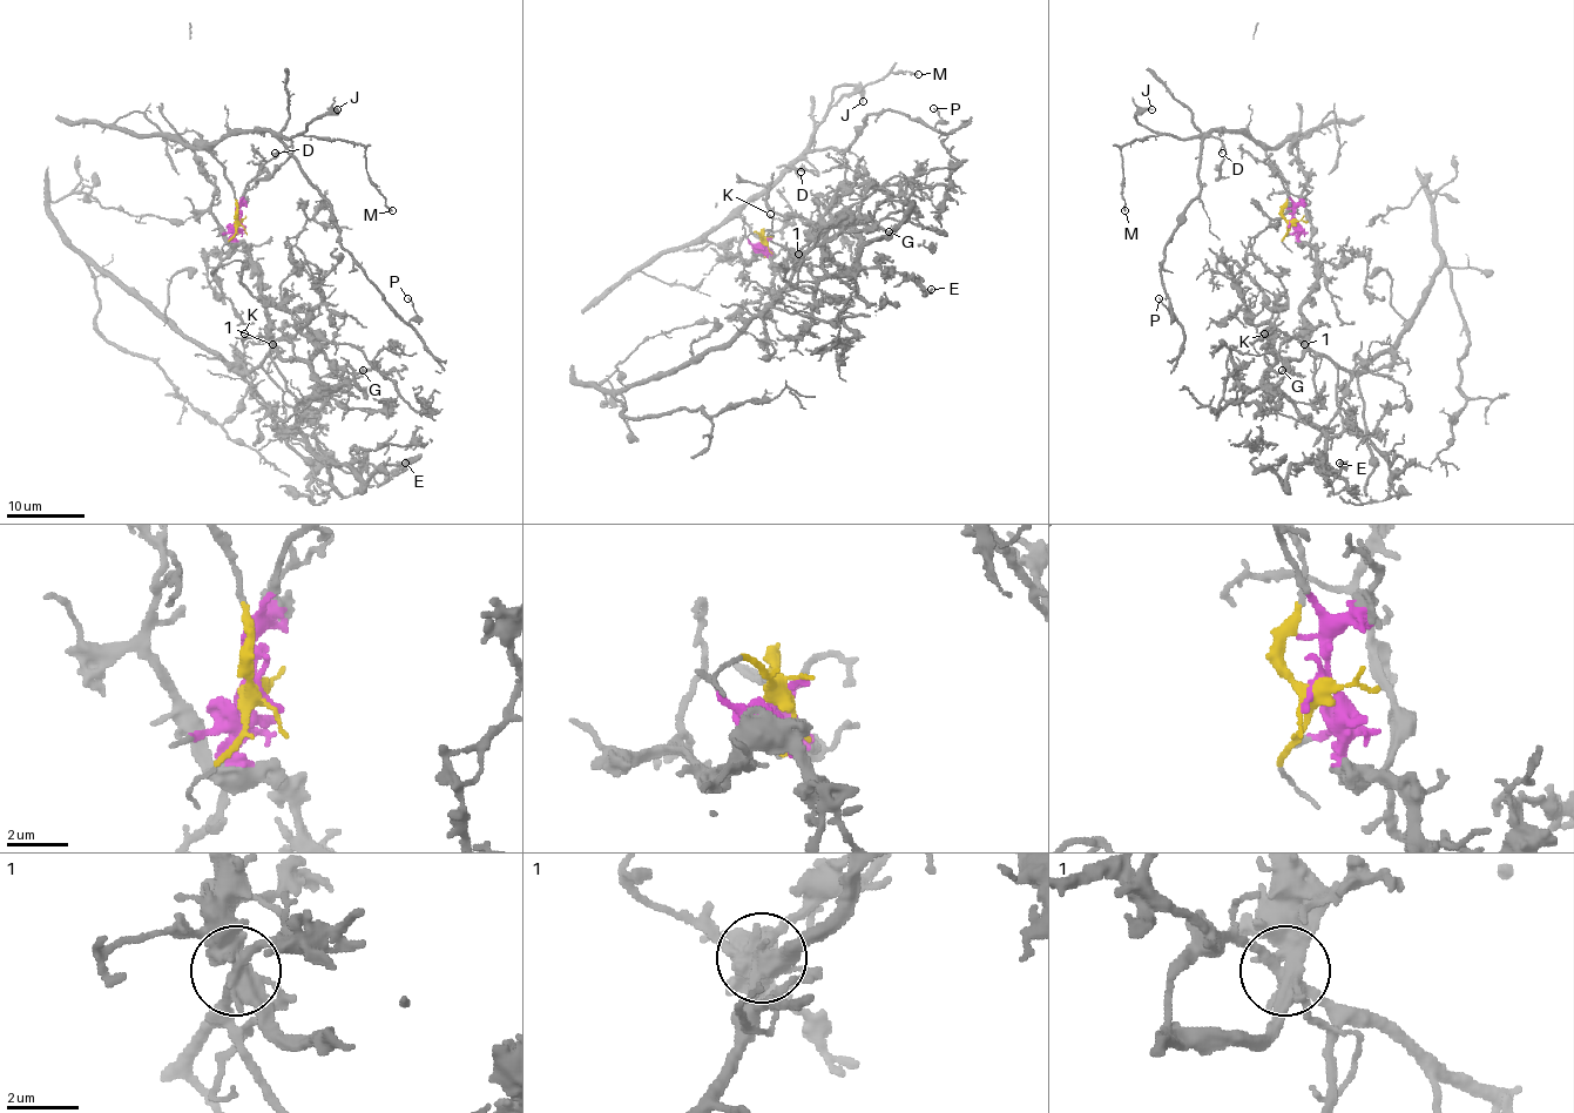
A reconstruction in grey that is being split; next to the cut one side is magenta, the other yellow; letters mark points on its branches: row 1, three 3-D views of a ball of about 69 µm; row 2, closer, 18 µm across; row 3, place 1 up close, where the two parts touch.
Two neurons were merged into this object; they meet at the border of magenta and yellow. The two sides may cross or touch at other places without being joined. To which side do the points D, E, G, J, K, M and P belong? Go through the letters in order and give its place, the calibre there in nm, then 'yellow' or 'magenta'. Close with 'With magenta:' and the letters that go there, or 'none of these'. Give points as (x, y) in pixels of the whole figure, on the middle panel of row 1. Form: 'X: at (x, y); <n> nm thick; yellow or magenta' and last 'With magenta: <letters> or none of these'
D: at (801, 171); 110 nm thick; yellow
E: at (931, 289); 240 nm thick; magenta
G: at (889, 231); 150 nm thick; magenta
J: at (863, 101); 170 nm thick; yellow
K: at (770, 214); 150 nm thick; magenta
M: at (918, 74); 180 nm thick; yellow
P: at (933, 108); 90 nm thick; yellow
With magenta: E, G, K

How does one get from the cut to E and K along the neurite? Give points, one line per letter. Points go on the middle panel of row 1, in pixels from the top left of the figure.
E: (765, 240), (772, 264), (783, 264), (845, 214), (845, 226), (822, 247), (830, 275), (883, 269), (932, 288)
K: (765, 240), (761, 247), (772, 264), (783, 264), (795, 251), (769, 237), (772, 220), (769, 214)

